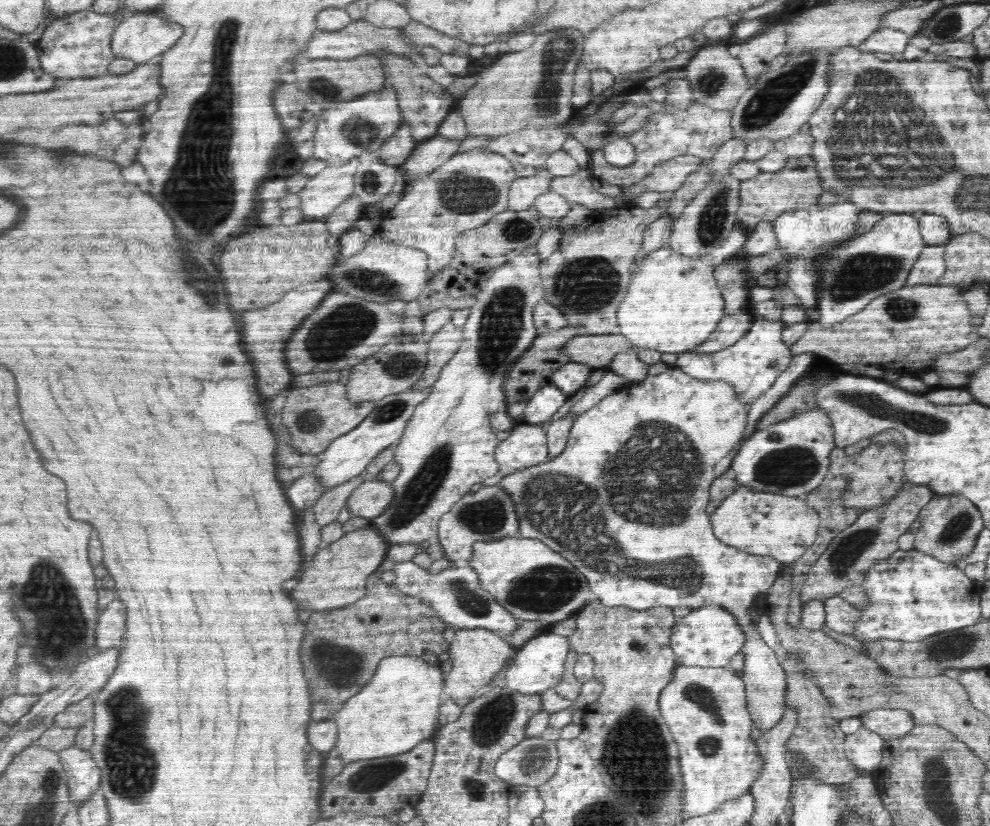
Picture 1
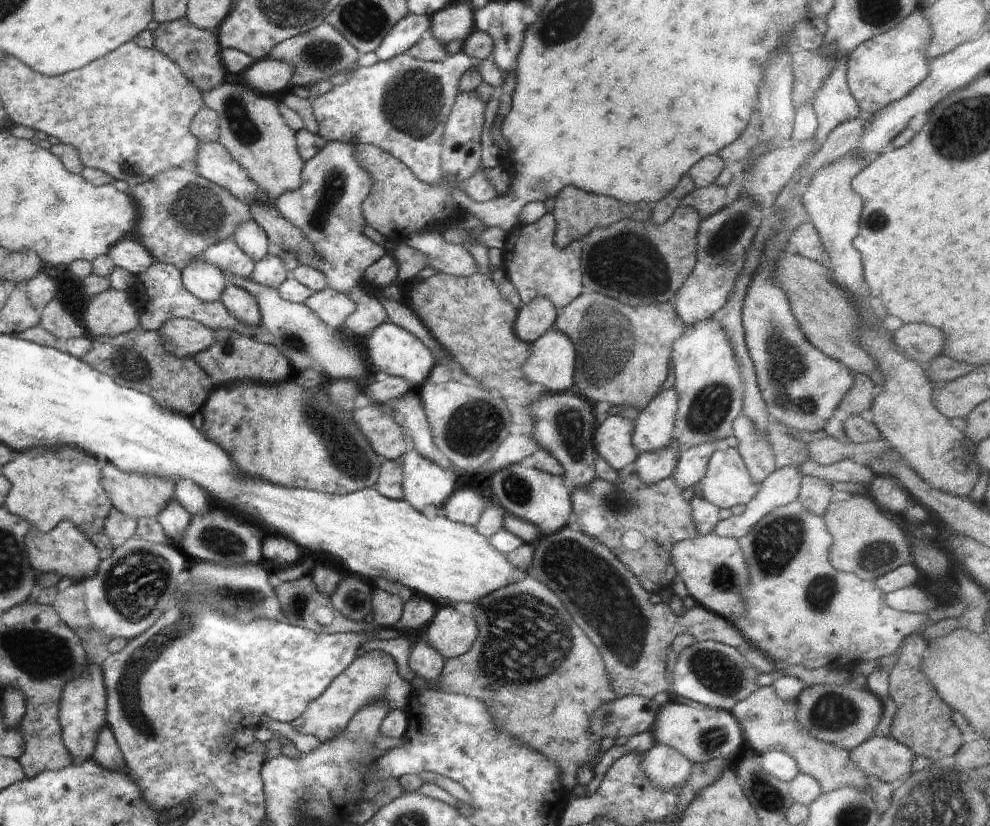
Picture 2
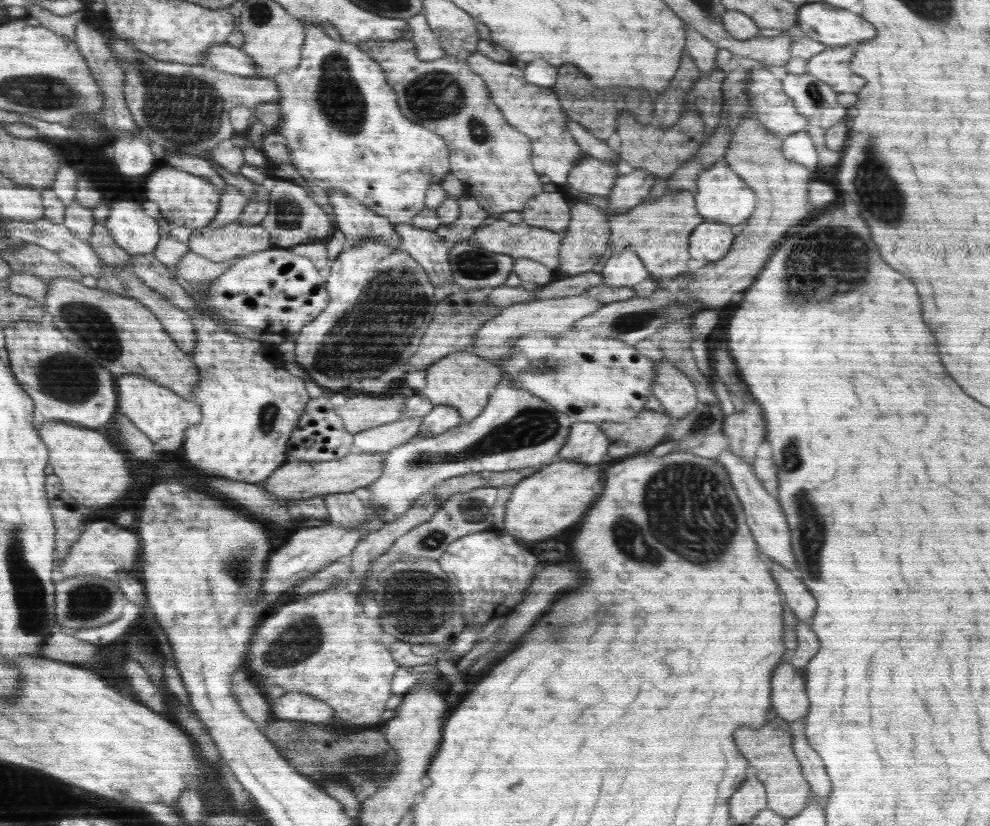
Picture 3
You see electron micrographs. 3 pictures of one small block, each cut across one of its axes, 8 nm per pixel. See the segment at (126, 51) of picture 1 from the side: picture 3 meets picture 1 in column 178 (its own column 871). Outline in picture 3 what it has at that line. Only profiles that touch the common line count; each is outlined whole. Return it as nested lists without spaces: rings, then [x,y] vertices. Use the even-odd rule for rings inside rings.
[[[824,2],[801,5],[797,25],[806,37],[828,47],[855,46],[876,36],[876,29],[860,15]]]

